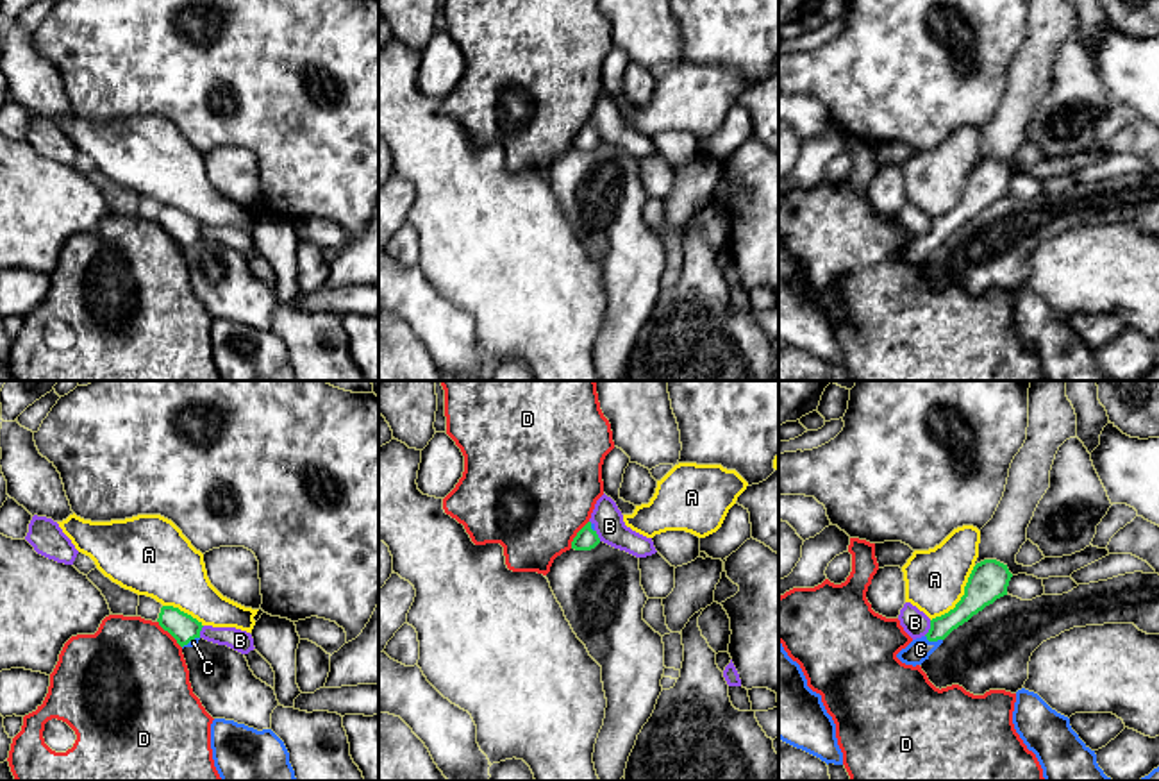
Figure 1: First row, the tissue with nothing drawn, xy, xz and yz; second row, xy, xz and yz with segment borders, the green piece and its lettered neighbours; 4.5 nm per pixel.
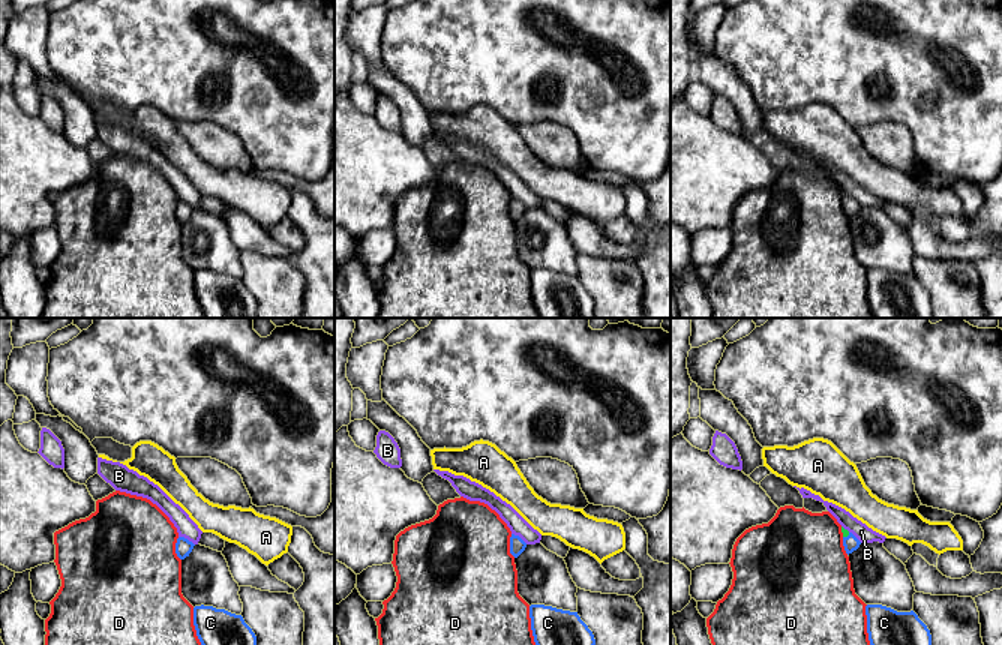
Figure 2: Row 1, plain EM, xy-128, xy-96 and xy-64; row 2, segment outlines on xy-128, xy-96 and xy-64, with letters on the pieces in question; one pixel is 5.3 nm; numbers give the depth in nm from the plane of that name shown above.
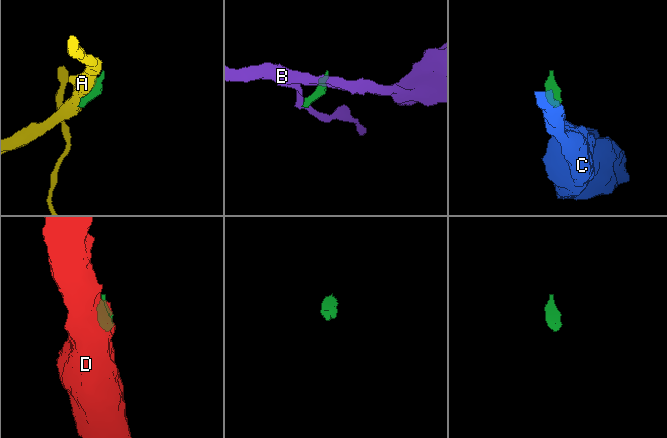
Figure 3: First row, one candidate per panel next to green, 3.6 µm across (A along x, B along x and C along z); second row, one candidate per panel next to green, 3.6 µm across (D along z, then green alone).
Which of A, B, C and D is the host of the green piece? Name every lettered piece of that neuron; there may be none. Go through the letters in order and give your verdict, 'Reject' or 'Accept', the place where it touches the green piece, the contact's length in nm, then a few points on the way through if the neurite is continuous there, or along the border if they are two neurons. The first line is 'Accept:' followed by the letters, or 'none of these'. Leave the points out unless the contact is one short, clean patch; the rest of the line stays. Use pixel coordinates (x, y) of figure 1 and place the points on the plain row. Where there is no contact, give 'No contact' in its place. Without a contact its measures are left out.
Accept: C
A: Reject. Touches green at yz (961, 197). Shared border 320 nm
B: Reject. Touches green at yz (931, 227). Shared border 80 nm. Boundary: yz (931, 220), (931, 227), (924, 235)
C: Accept. Touches green at yz (933, 240). Shared border 80 nm. Path across: yz (972, 201), (933, 240), (920, 249)
D: Reject. Touches green at xy (170, 233). Shared border 170 nm. Boundary: xy (158, 220), (181, 247)

